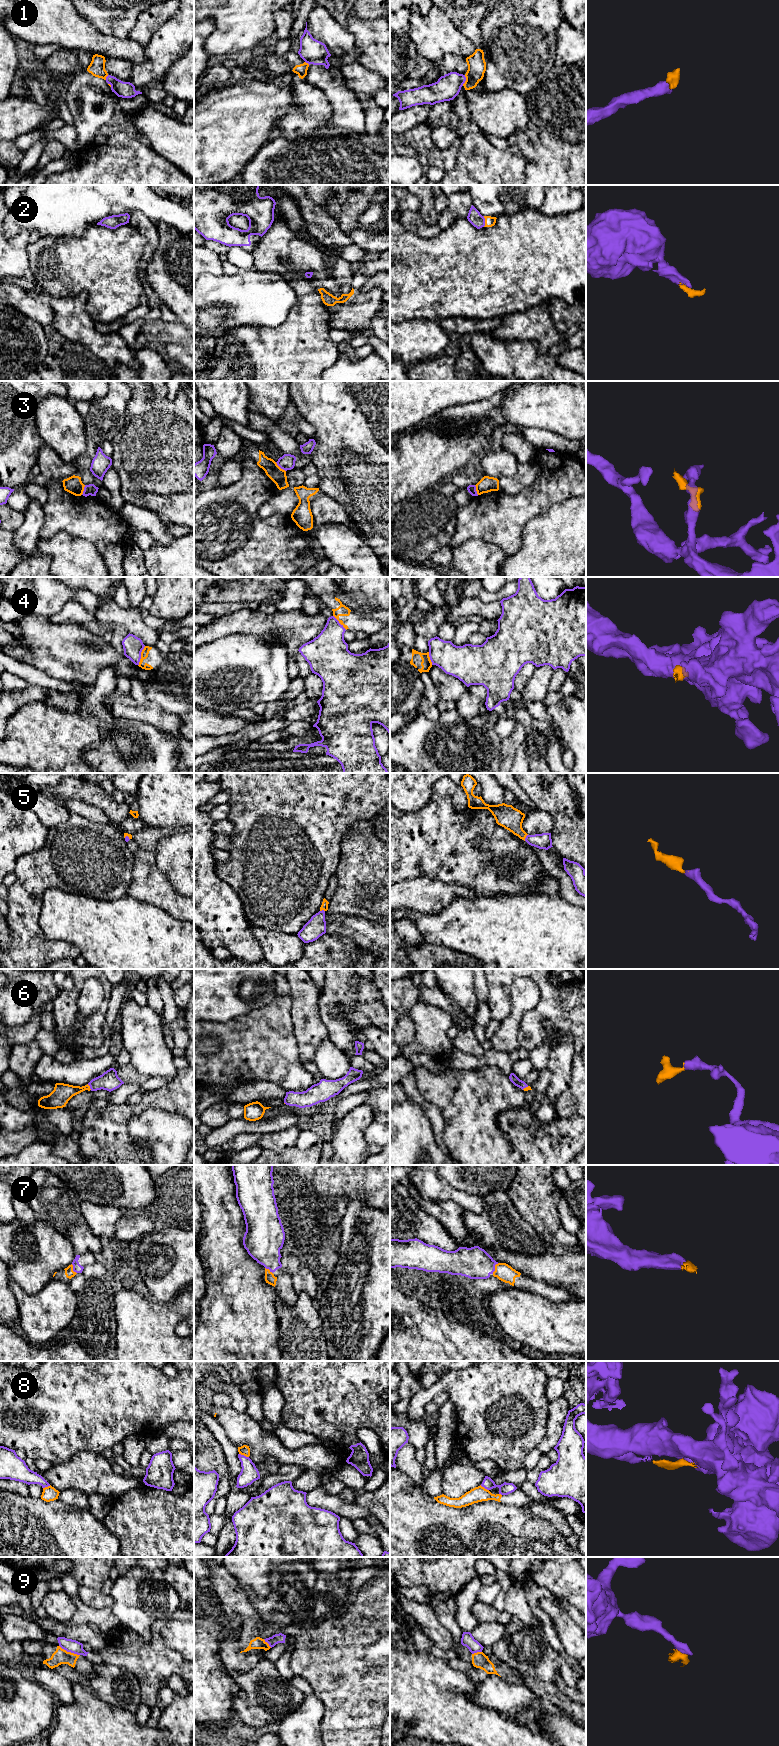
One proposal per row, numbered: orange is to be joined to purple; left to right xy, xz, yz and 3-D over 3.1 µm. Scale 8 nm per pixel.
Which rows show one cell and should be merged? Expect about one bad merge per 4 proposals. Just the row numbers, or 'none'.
2, 5, 6, 7

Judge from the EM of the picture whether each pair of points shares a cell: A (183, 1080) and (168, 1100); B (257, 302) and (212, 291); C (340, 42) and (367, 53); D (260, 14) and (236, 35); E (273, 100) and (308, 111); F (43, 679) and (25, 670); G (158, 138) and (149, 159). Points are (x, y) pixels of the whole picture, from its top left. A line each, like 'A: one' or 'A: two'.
A: one
B: one
C: two
D: one
E: two
F: one
G: two

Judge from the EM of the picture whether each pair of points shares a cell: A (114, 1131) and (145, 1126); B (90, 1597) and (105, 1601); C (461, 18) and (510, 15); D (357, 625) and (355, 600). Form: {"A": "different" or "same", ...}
{"A": "different", "B": "same", "C": "different", "D": "different"}

